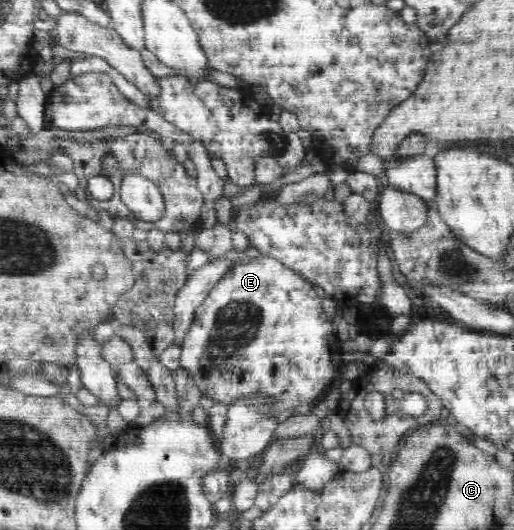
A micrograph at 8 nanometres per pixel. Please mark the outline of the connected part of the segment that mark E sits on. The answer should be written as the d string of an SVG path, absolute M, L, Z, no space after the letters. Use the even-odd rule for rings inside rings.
M260 254L251 260L244 260L238 262L233 269L229 269L223 277L209 291L209 295L204 299L203 303L195 310L195 319L191 324L190 331L185 337L185 341L181 343L180 361L183 368L185 368L194 382L201 390L202 395L211 397L213 401L219 401L223 404L232 404L235 400L241 398L249 399L249 397L256 397L257 394L263 394L269 400L275 400L275 405L263 405L263 414L275 416L288 408L302 408L317 404L322 401L325 393L325 387L340 374L341 364L345 361L343 353L343 342L336 337L333 332L333 325L331 321L323 312L321 306L321 297L317 296L311 283L304 277L301 277L295 270L283 265L271 256Z

